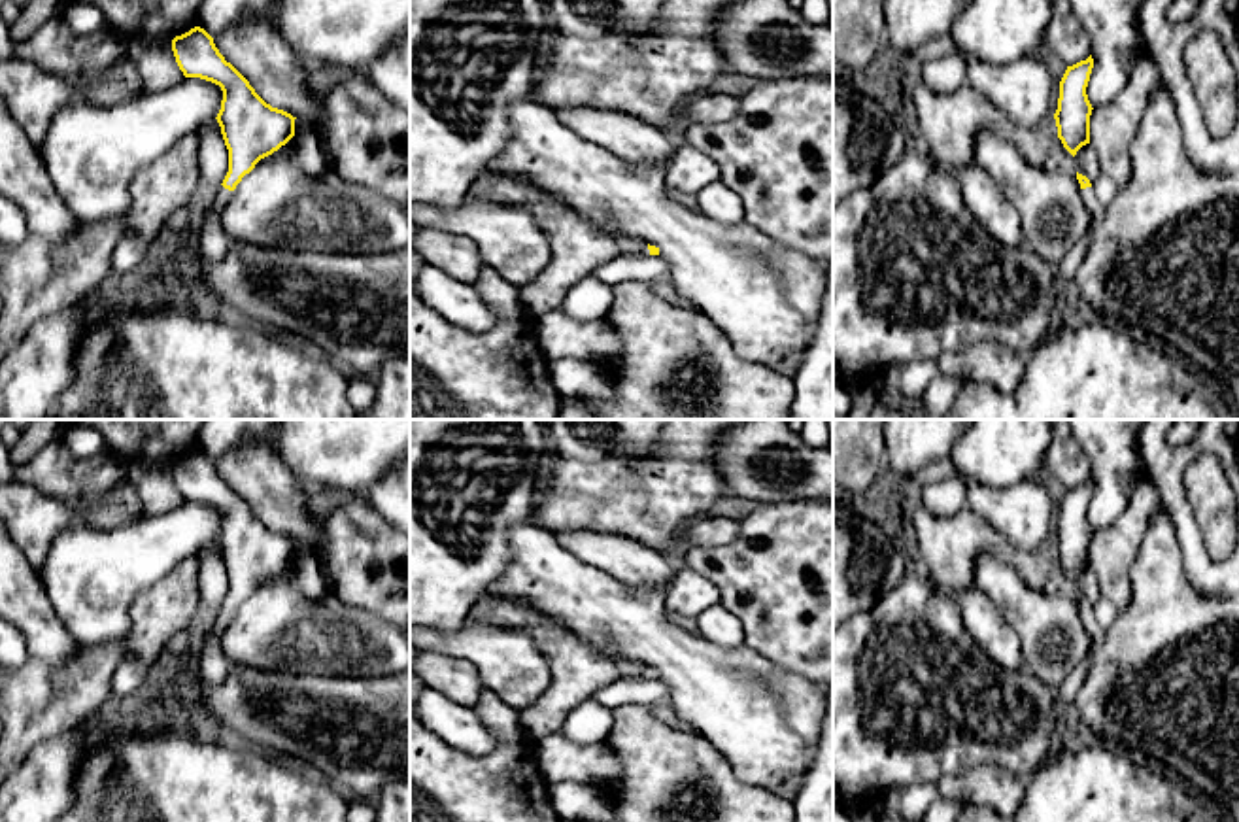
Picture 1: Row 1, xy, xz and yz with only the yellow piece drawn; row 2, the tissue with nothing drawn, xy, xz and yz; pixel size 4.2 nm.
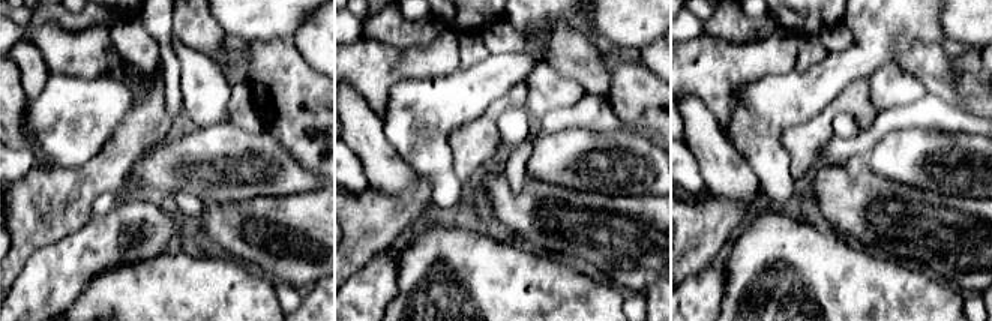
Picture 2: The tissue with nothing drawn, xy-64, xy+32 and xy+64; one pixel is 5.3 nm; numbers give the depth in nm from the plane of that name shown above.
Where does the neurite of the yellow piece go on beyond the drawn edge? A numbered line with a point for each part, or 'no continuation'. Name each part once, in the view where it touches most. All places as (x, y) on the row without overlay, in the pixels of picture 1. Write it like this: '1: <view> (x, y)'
1: xy (214, 666)

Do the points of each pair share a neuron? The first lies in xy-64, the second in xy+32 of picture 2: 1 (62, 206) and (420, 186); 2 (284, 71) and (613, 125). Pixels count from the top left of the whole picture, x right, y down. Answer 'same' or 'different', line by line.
1: same
2: different

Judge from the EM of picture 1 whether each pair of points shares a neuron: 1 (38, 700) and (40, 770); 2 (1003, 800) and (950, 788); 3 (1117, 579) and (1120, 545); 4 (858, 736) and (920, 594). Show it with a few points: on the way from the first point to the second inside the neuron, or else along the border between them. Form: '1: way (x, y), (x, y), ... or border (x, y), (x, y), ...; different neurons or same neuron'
1: border (82, 726), (44, 739), (19, 768); different neurons
2: way (990, 788), (964, 788); same neuron
3: way (1117, 571), (1117, 552); same neuron
4: way (869, 700), (882, 669), (909, 643), (909, 630); same neuron

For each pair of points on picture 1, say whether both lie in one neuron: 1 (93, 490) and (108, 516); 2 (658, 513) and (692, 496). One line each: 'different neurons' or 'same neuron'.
1: different neurons
2: same neuron

